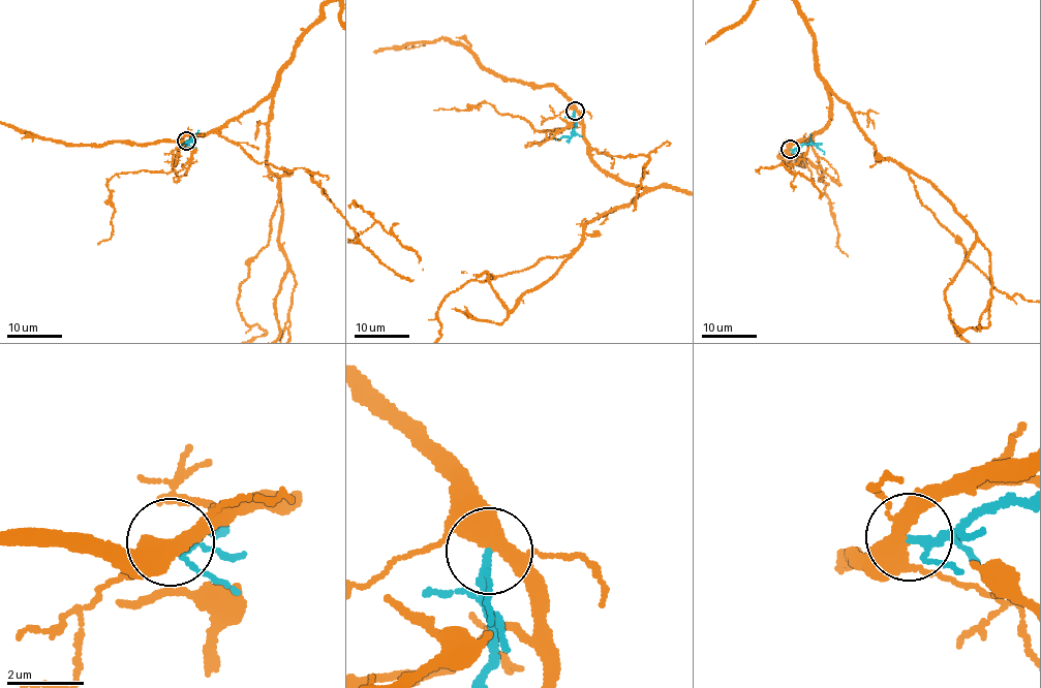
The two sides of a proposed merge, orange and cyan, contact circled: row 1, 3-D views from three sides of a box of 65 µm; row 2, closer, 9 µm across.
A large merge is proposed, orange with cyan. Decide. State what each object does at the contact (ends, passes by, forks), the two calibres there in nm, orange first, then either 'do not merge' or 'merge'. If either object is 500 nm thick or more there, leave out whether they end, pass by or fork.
orange forks there; cyan passes by; 400 nm thick on the orange side, 150 nm on the other; do not merge

